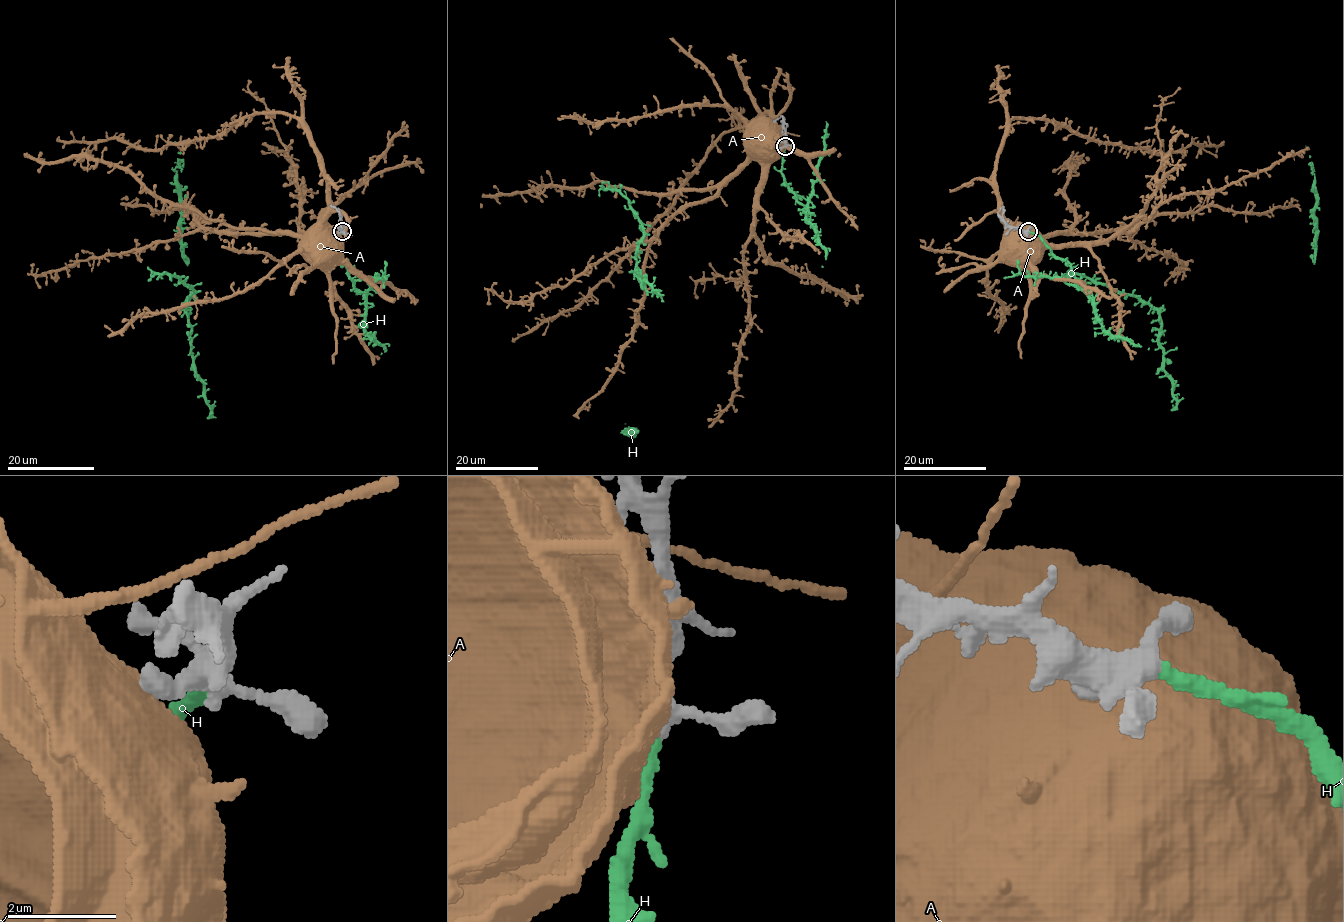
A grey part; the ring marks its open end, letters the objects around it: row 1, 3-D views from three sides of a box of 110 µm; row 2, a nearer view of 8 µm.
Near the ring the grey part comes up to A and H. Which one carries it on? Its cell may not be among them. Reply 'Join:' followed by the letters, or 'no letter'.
Join: H

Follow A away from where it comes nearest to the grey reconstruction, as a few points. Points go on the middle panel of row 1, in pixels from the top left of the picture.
A: (781, 142), (771, 130), (771, 116), (767, 114), (726, 131), (675, 202), (605, 278), (569, 309), (513, 342)

